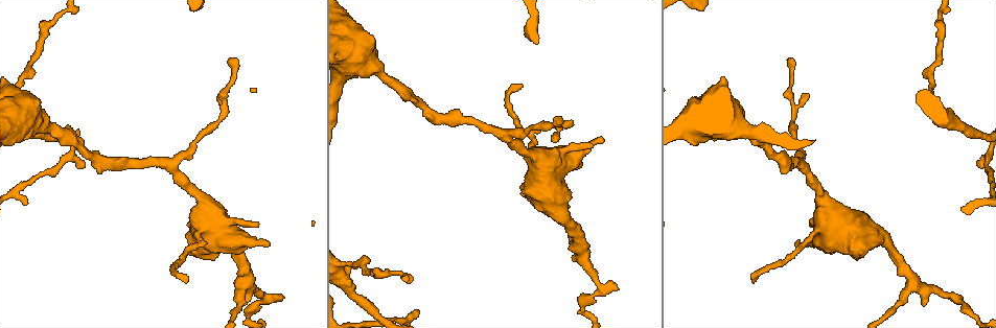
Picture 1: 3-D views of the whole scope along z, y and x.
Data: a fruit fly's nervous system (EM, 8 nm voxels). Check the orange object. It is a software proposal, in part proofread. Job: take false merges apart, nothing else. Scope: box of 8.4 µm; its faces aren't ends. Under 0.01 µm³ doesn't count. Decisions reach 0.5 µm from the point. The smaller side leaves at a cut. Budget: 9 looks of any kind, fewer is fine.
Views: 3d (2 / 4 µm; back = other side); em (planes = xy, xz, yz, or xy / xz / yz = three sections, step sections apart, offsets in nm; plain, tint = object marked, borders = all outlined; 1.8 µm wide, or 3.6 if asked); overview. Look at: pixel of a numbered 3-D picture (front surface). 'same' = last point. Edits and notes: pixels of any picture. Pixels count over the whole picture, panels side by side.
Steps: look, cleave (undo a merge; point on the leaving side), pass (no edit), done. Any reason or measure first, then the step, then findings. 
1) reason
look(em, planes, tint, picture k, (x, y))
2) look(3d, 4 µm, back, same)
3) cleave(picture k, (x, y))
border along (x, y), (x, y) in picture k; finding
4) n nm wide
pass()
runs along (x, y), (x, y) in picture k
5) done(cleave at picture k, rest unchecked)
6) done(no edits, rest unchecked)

sudden change in width
look(em, planes, tint, picture 1, (913, 283))

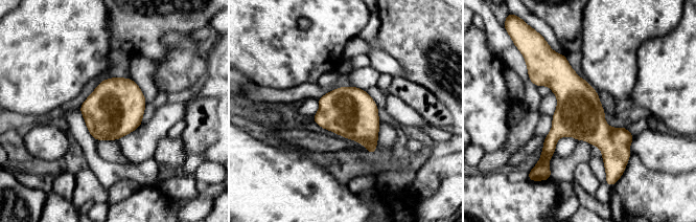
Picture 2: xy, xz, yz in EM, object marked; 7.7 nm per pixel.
360 nm wide
pass()
runs along (548, 60), (612, 147), (612, 167) in picture 2; one neuron here

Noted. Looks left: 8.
thin neck
look(em, planes, tint, picture 1, (531, 129))

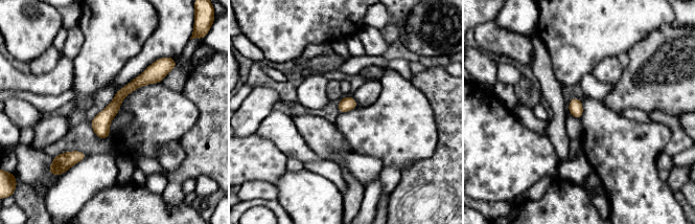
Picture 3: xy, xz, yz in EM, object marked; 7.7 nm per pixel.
pass()
runs along (160, 69), (117, 99), (99, 135) in picture 3; one neuron here

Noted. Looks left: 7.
look(em, 3.6 µm, xy, step 16, tint, picture 1, (197, 239))

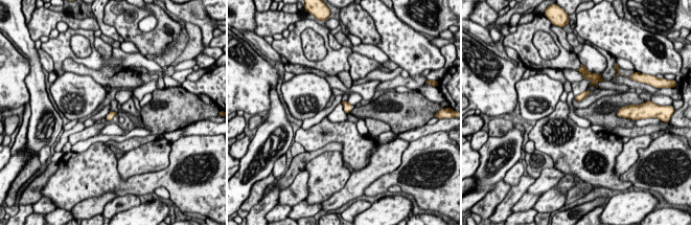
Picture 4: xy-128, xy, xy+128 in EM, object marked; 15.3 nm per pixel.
pass()
all the same neuron

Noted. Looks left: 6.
calibre changes
look(3d, 4 µm, picture 1, (37, 124))

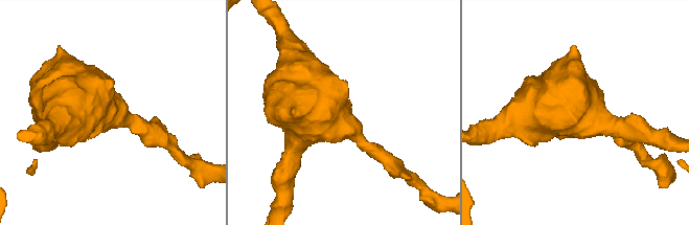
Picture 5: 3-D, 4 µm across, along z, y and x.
now the EM
look(em, 3.6 µm, yz, step 8, tint, picture 5, (348, 124))

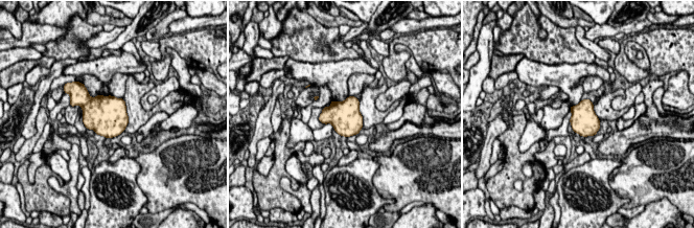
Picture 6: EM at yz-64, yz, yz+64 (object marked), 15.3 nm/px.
pass()
continuous, no second neuron

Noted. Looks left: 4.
done(no edits, rest unchecked)

